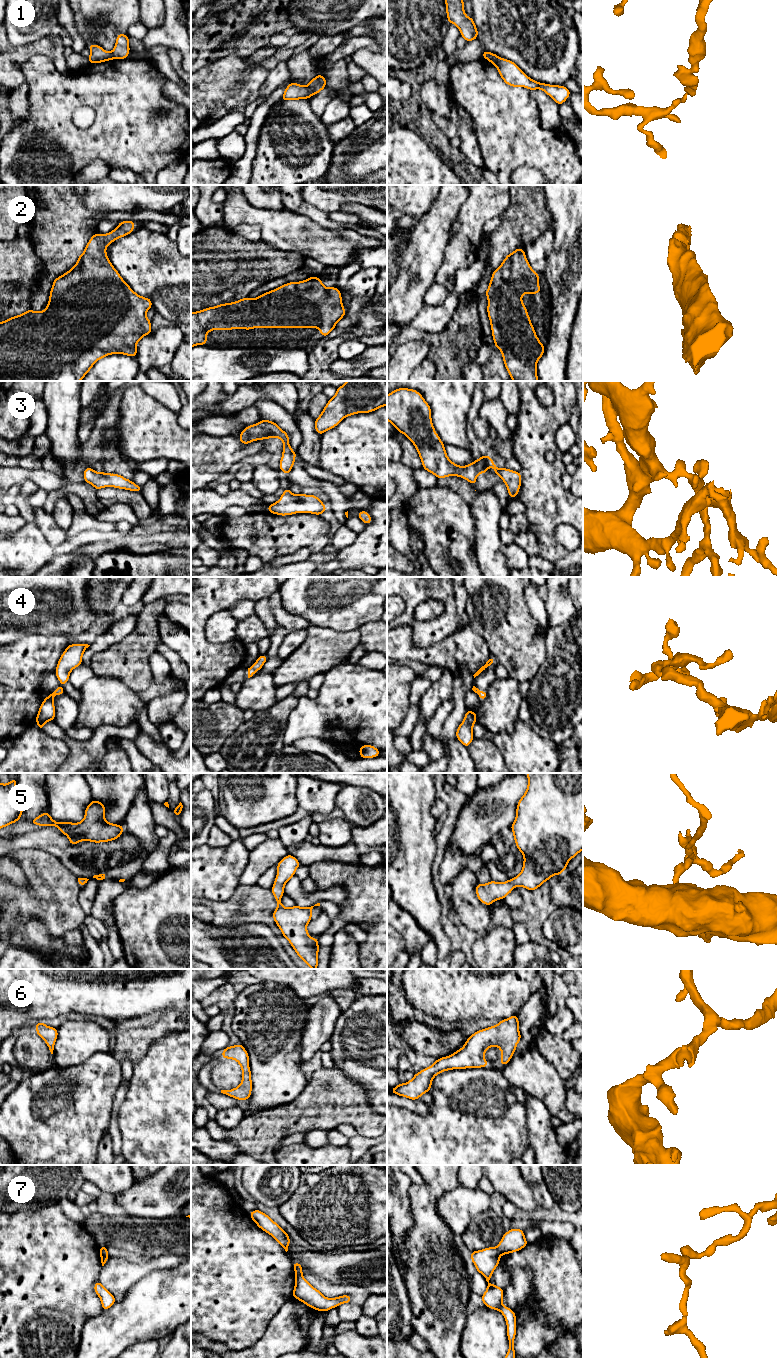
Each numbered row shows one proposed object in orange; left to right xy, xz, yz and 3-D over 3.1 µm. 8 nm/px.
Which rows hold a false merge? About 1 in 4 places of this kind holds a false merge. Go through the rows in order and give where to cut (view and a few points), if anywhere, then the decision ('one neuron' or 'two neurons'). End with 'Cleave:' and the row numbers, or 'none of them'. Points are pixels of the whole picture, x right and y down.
1: cut xz (306, 86), (311, 95); two neurons
2: cut none; one neuron
3: cut none; one neuron
4: cut none; one neuron
5: cut none; one neuron
6: cut none; one neuron
7: cut yz (496, 1247), (501, 1253); two neurons
Cleave: 1, 7

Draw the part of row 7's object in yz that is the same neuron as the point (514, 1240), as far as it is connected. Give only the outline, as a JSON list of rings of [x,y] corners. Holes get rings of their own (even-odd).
[[[512,1228],[503,1234],[503,1237],[497,1245],[497,1248],[501,1254],[506,1255],[519,1251],[528,1244],[529,1243],[525,1239],[523,1230]]]

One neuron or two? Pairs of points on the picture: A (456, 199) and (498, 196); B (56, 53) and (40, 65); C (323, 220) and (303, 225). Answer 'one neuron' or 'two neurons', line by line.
A: two neurons
B: two neurons
C: two neurons

